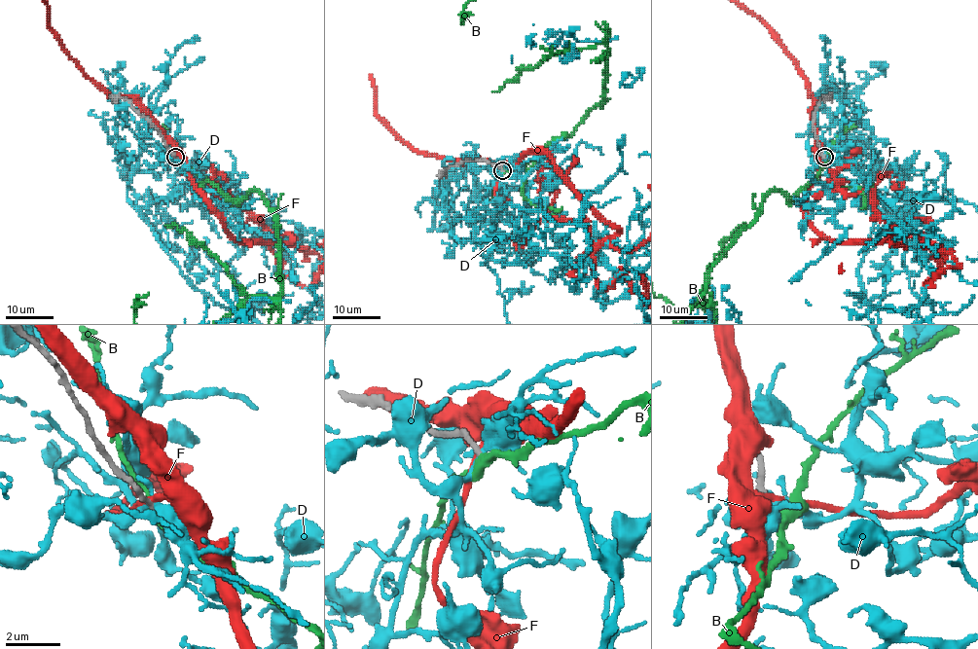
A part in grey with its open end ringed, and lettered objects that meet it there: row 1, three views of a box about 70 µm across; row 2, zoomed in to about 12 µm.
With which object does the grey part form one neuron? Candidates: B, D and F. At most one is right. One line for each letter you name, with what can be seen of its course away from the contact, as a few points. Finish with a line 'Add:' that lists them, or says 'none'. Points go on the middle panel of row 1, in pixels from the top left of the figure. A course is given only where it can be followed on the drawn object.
Add: B

